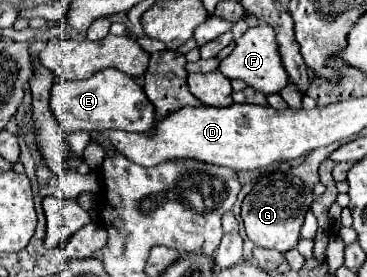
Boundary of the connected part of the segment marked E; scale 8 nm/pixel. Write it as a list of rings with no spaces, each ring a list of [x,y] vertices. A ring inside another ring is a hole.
[[[104,68],[92,74],[88,80],[56,80],[50,92],[50,106],[52,112],[64,132],[100,132],[100,130],[126,130],[126,132],[150,132],[156,122],[154,106],[144,96],[142,86],[124,72],[114,68]],[[144,102],[144,106],[142,106]]]

